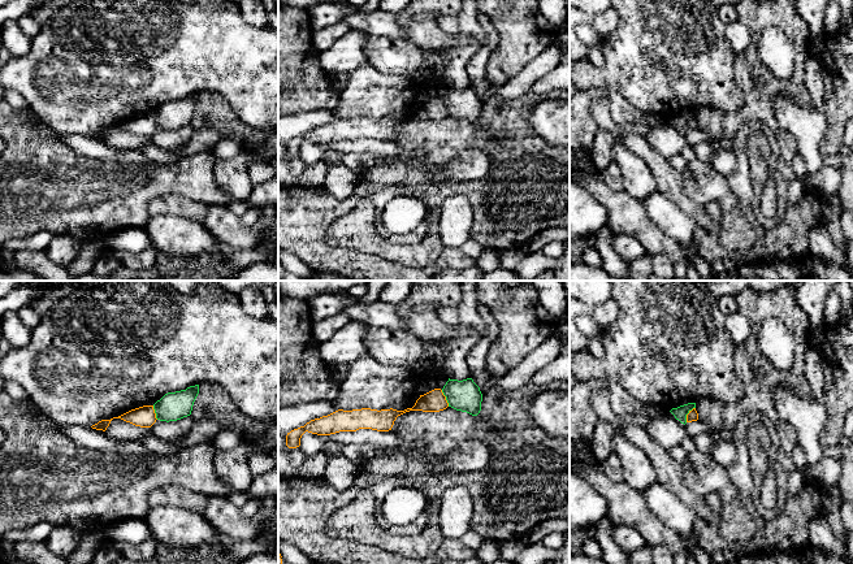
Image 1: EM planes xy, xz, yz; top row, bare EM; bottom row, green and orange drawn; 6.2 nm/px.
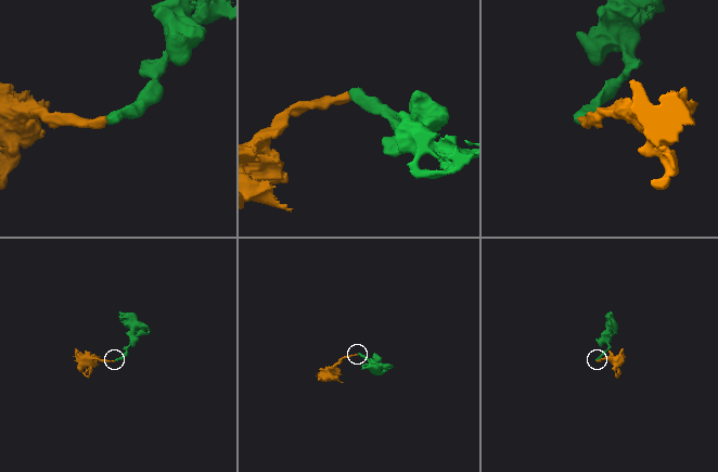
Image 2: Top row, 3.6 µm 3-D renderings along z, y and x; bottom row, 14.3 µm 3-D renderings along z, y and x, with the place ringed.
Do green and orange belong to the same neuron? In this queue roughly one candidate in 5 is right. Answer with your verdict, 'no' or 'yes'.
no

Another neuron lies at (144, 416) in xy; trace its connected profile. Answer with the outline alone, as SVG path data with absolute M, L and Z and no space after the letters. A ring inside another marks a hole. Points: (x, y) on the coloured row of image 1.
M143 405L113 418L121 418L140 428L151 428L157 420L153 405Z

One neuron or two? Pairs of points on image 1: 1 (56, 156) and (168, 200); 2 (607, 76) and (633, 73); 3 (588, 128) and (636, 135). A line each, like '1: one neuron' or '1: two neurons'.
1: two neurons
2: one neuron
3: two neurons

